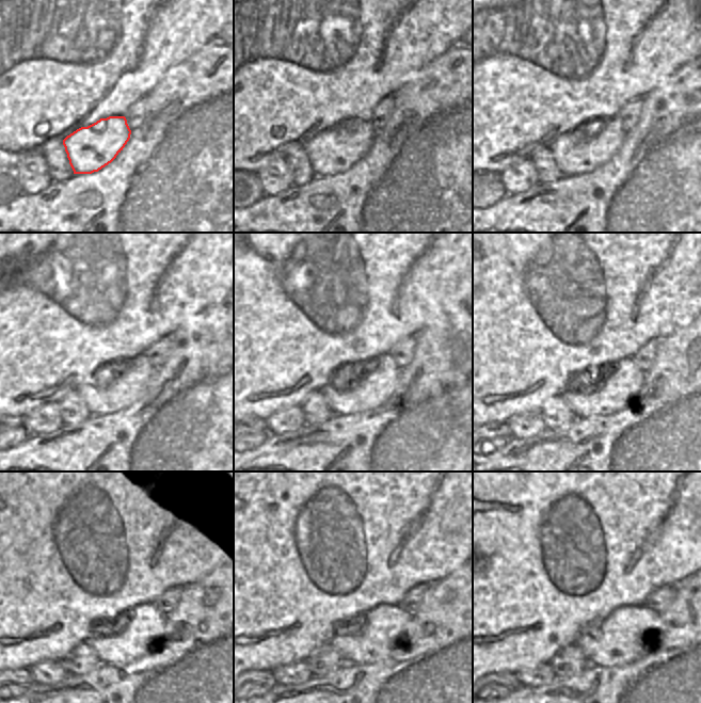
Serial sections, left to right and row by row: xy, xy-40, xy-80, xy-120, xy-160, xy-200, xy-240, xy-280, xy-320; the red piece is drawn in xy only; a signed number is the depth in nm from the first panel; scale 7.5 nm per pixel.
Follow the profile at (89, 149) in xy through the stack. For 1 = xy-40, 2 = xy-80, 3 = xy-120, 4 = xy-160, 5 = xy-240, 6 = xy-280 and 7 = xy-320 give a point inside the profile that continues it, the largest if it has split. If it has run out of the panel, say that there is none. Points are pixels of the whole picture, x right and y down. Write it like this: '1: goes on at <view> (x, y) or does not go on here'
1: goes on at xy-40 (333, 150)
2: goes on at xy-80 (592, 143)
3: goes on at xy-120 (121, 384)
4: goes on at xy-160 (353, 392)
5: goes on at xy-240 (120, 643)
6: goes on at xy-280 (372, 641)
7: goes on at xy-320 (620, 639)

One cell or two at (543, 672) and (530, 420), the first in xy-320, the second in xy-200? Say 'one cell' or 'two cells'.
one cell

